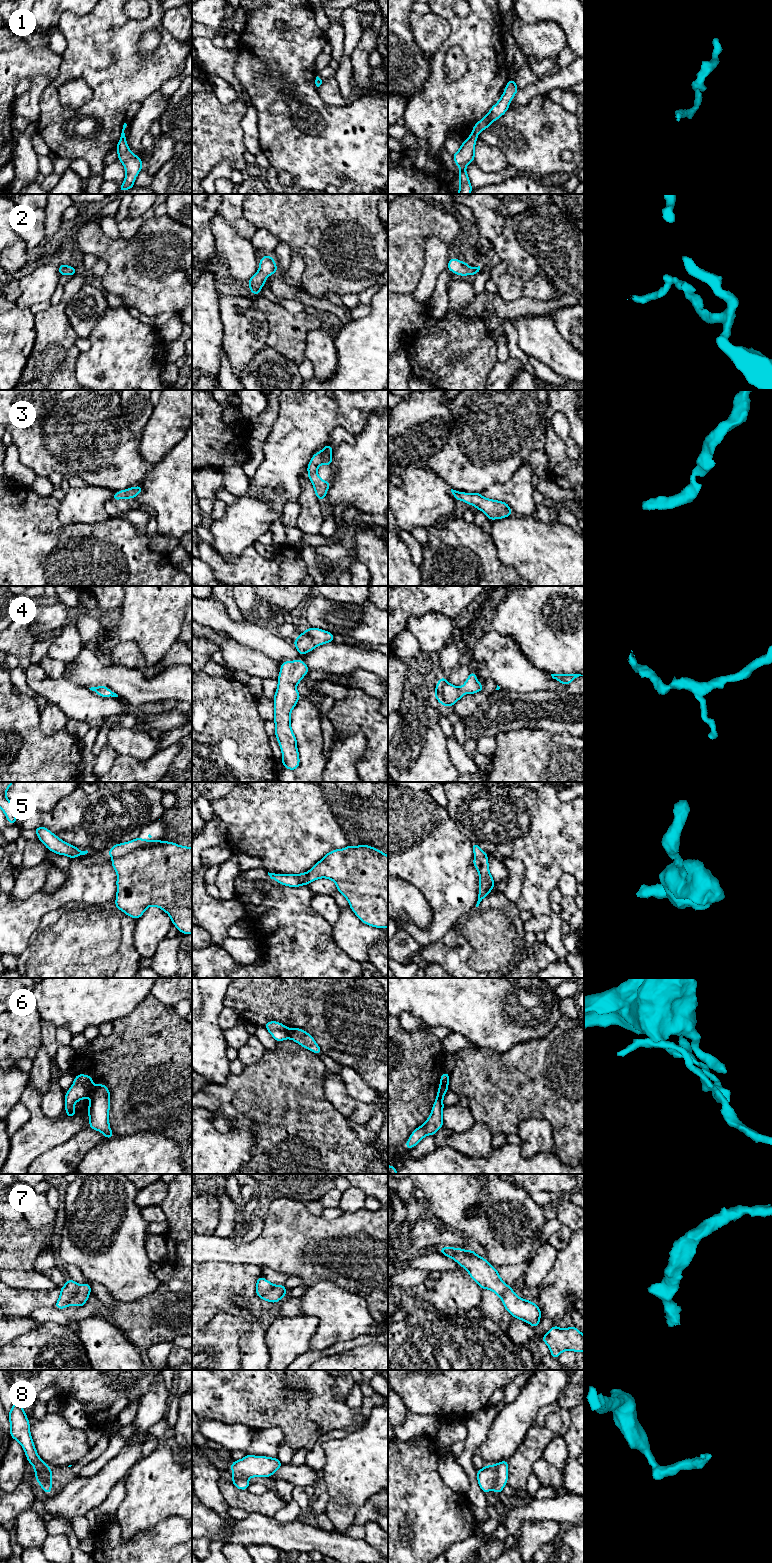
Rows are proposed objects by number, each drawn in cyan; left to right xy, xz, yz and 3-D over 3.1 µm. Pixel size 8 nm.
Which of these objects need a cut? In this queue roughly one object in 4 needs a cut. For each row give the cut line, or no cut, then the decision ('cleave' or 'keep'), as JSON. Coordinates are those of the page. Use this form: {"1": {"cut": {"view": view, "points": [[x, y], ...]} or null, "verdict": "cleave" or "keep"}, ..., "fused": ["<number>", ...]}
{"1": {"cut": null, "verdict": "keep"}, "2": {"cut": null, "verdict": "keep"}, "3": {"cut": null, "verdict": "keep"}, "4": {"cut": null, "verdict": "keep"}, "5": {"cut": null, "verdict": "keep"}, "6": {"cut": {"view": "xy", "points": [[93, 1086], [88, 1095]]}, "verdict": "cleave"}, "7": {"cut": null, "verdict": "keep"}, "8": {"cut": {"view": "yz", "points": [[494, 1465], [496, 1480], [495, 1486], [492, 1489]]}, "verdict": "cleave"}, "fused": ["6", "8"]}

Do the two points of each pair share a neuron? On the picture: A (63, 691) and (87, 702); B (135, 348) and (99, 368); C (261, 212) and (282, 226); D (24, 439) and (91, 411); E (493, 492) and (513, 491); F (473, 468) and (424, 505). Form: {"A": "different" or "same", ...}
{"A": "same", "B": "same", "C": "same", "D": "same", "E": "same", "F": "different"}

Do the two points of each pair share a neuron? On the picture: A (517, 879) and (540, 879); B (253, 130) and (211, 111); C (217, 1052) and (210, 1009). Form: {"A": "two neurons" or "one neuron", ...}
{"A": "two neurons", "B": "two neurons", "C": "one neuron"}

